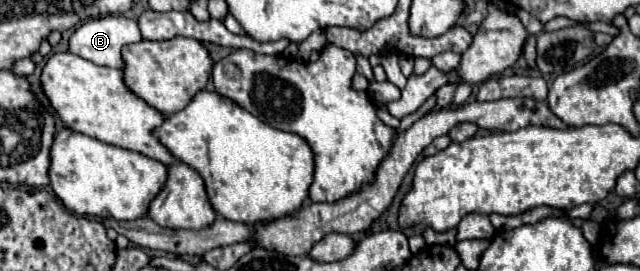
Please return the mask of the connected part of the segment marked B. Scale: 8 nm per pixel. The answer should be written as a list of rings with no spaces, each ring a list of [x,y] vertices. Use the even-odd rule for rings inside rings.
[[[105,16],[89,20],[77,28],[69,40],[69,52],[99,66],[123,68],[123,46],[141,40],[143,38],[135,20],[127,16]]]

